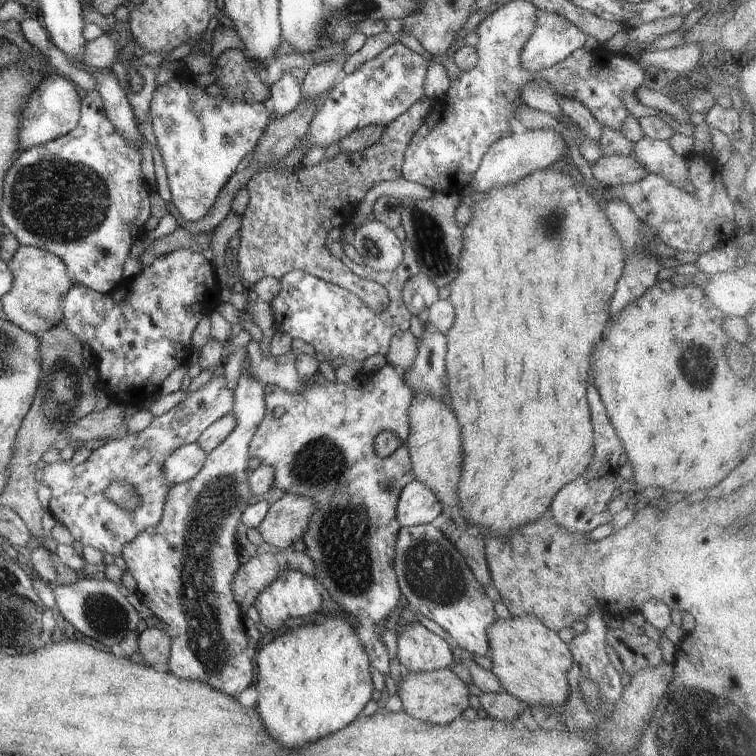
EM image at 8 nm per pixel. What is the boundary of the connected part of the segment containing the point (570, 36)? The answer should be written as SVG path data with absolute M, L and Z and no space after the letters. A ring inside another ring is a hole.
M539 10L534 31L520 52L522 65L529 70L547 70L565 60L573 51L585 46L588 36L570 20L557 13Z

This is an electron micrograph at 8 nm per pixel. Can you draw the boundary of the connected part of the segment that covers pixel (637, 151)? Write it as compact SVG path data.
M644 137L633 144L632 156L648 173L662 176L686 191L692 192L694 190L693 185L689 182L686 157L676 154L668 141Z

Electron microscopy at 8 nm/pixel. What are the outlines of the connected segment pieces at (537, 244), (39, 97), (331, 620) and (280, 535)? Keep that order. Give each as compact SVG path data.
M548 167L522 178L519 182L490 190L480 203L471 203L474 208L472 221L463 228L464 250L460 256L460 272L450 285L447 300L454 302L456 324L445 333L447 354L448 402L462 424L462 474L458 482L461 516L474 526L488 528L496 536L508 536L516 526L524 522L534 523L548 514L550 504L556 494L567 484L582 475L595 456L595 436L592 432L590 408L586 402L588 382L590 382L590 354L592 346L600 340L606 328L611 301L617 290L627 260L620 236L612 229L604 211L600 210L596 199L576 183L570 174L555 172Z
M48 74L23 103L23 117L19 121L17 150L25 152L34 146L65 136L76 128L81 113L81 99L75 84L58 74Z
M338 610L329 611L329 618L320 612L317 622L305 621L303 626L291 624L290 629L256 656L256 710L266 732L286 748L316 742L345 728L362 714L372 699L375 687L369 672L371 663L357 637L355 622Z
M286 493L275 498L257 527L264 543L276 549L289 549L304 535L315 507L310 498L301 495Z

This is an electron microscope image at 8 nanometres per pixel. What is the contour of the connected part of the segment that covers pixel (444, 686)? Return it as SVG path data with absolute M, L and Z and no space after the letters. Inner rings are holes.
M452 667L436 671L404 671L395 695L402 702L401 711L410 714L414 719L426 720L432 725L448 725L461 717L462 712L469 708L469 689L451 669Z

